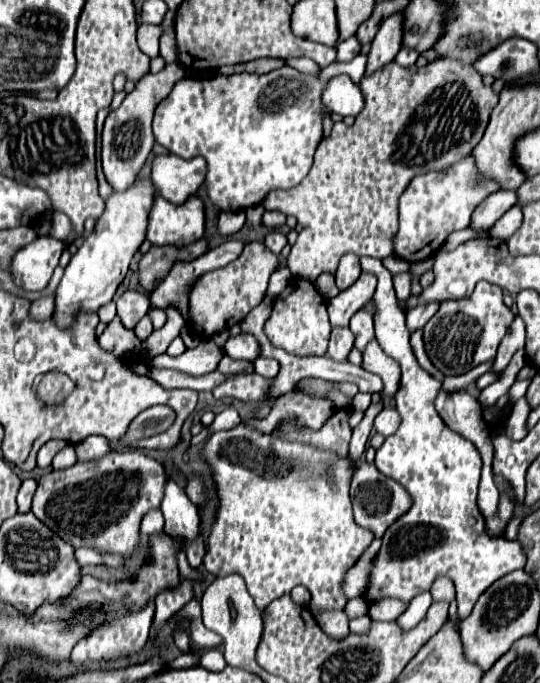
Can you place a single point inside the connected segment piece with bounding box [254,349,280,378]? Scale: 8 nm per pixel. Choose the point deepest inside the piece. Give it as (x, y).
(267, 367)

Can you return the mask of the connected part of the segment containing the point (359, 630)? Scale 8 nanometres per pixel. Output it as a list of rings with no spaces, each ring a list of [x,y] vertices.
[[[364,615],[349,621],[350,631],[357,634],[362,634],[370,628],[372,619],[369,615]]]

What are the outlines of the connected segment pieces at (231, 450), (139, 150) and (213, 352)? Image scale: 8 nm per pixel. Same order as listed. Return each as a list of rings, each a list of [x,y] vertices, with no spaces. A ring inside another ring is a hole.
[[[240,423],[230,431],[214,433],[202,451],[202,459],[214,471],[220,497],[218,519],[208,537],[204,569],[216,577],[226,577],[232,573],[240,575],[262,615],[274,599],[290,593],[290,589],[296,585],[304,585],[312,593],[314,607],[344,609],[348,603],[348,597],[342,591],[344,575],[374,539],[370,531],[364,531],[354,523],[348,493],[354,471],[352,461],[348,457],[338,457],[334,451],[322,451],[320,447],[308,443],[276,439],[274,435],[266,435],[246,423]]]
[[[168,63],[160,73],[142,77],[136,83],[136,89],[126,95],[122,105],[108,115],[104,123],[104,131],[102,131],[102,167],[114,191],[124,191],[126,187],[130,187],[132,179],[136,179],[138,171],[148,159],[154,147],[154,135],[152,135],[154,111],[158,103],[168,97],[176,81],[180,81],[182,77],[184,77],[184,69],[178,63]]]
[[[202,339],[198,347],[184,351],[180,357],[170,357],[164,353],[152,361],[156,363],[156,367],[180,369],[190,375],[202,375],[202,373],[216,371],[222,357],[224,357],[222,347],[218,347],[212,339]]]

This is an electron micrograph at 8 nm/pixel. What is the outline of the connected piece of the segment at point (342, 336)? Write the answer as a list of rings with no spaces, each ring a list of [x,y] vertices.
[[[334,327],[332,335],[330,335],[330,347],[328,347],[328,357],[330,359],[338,359],[338,361],[346,361],[350,349],[354,347],[354,335],[348,327]]]

